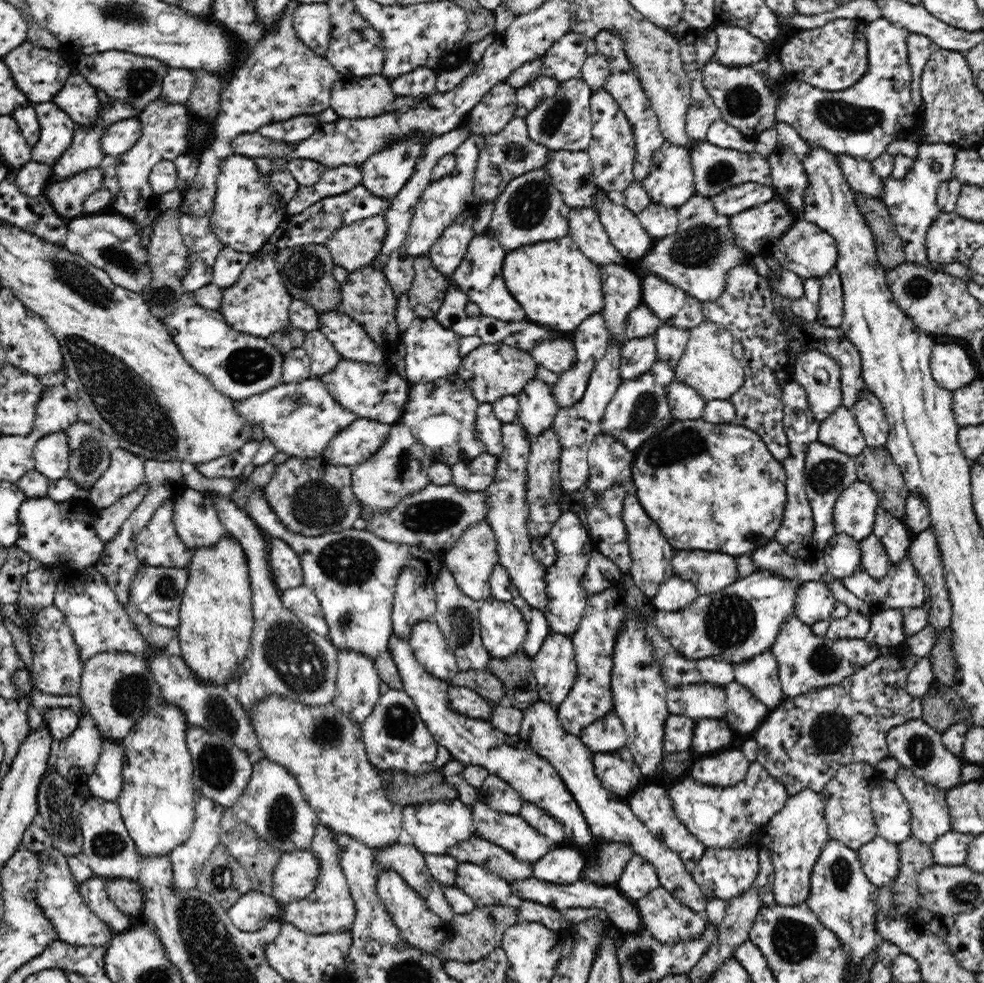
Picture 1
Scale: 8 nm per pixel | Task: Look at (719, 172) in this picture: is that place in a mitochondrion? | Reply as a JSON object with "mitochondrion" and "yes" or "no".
{"mitochondrion":"yes"}

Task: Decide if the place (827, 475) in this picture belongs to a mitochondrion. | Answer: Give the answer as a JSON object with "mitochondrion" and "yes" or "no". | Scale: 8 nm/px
{"mitochondrion":"yes"}

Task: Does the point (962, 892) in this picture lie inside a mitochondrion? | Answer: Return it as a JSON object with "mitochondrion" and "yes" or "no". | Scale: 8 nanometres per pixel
{"mitochondrion":"yes"}

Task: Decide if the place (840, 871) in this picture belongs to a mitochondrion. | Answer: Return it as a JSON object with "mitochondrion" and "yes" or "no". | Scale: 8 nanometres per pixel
{"mitochondrion":"yes"}

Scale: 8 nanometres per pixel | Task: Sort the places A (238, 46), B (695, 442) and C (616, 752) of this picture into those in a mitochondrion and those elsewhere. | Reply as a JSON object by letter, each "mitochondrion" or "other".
{"A":"other","B":"mitochondrion","C":"other"}

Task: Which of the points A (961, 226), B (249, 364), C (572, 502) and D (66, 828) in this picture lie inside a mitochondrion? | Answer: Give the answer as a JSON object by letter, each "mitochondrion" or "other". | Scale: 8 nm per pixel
{"A":"other","B":"mitochondrion","C":"other","D":"mitochondrion"}

